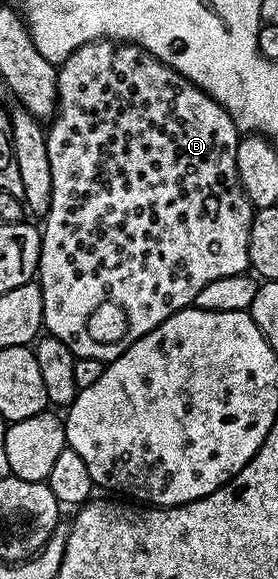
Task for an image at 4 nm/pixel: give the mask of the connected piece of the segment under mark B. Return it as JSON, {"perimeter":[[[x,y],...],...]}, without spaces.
{"perimeter":[[[101,39],[78,47],[78,51],[74,51],[58,66],[56,96],[56,116],[51,118],[46,129],[52,199],[49,201],[48,214],[42,221],[38,266],[38,284],[44,300],[44,329],[51,336],[62,339],[62,343],[70,347],[76,358],[89,357],[107,363],[118,359],[118,355],[142,339],[142,335],[154,331],[158,323],[189,308],[206,283],[214,283],[214,279],[222,279],[226,275],[249,272],[250,223],[254,210],[238,179],[236,160],[242,133],[237,129],[234,119],[230,119],[228,112],[209,93],[202,92],[193,81],[175,73],[150,51],[131,41]]]}

